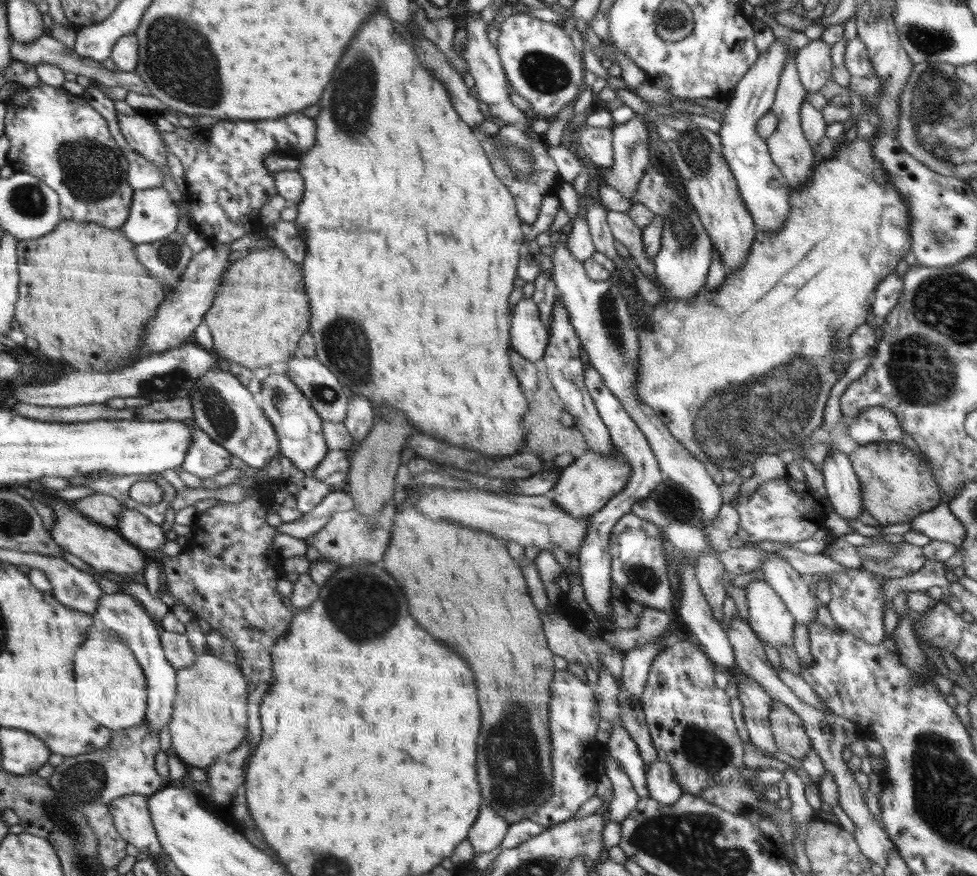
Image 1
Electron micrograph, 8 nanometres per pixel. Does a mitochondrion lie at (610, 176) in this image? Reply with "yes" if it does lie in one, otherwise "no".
no

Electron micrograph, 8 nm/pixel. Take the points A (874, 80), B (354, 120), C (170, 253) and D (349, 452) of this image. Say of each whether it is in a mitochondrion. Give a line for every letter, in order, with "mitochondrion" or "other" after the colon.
A: other
B: mitochondrion
C: mitochondrion
D: other

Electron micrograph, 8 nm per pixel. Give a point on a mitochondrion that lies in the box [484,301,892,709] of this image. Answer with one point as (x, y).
(773, 408)

